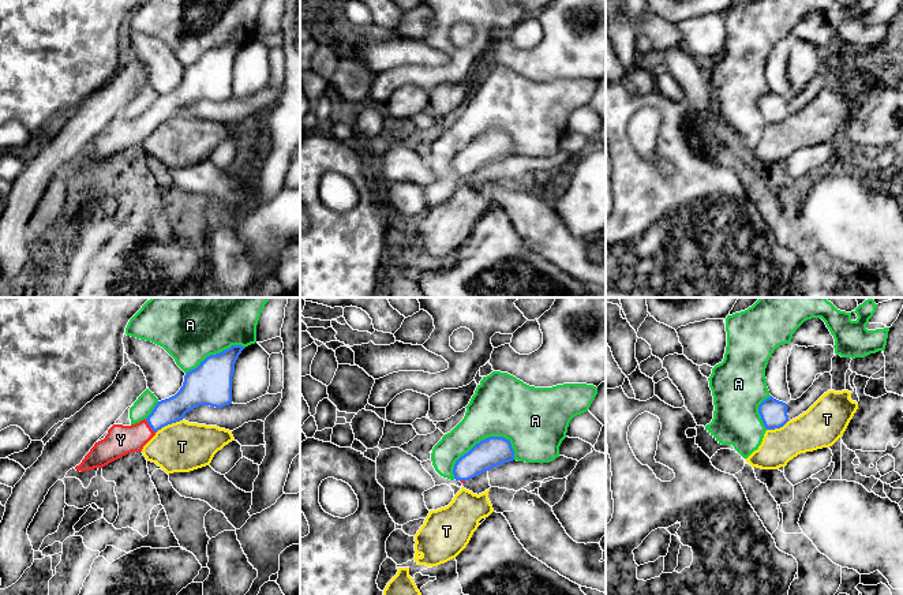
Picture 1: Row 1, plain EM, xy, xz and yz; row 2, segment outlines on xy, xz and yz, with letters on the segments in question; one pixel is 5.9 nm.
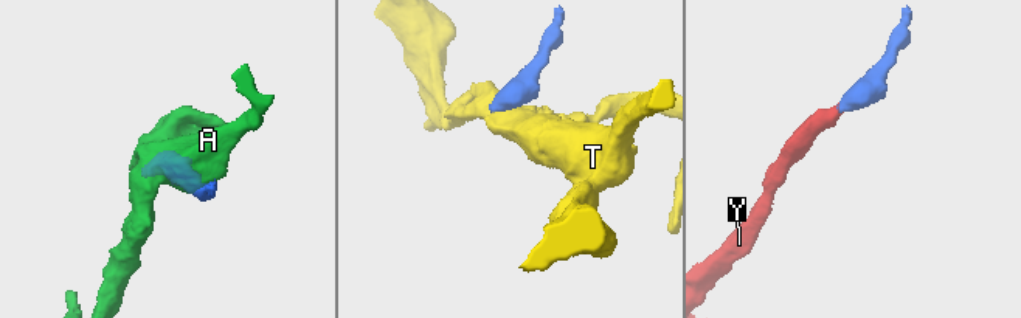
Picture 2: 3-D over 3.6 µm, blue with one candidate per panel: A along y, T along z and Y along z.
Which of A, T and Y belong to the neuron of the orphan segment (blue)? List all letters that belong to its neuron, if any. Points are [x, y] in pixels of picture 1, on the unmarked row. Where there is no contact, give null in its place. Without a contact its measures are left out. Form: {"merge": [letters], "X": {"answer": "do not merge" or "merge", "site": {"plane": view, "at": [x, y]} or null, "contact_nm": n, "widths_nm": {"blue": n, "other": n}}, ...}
{"merge": ["Y"], "A": {"answer": "do not merge", "site": {"plane": "xz", "at": [476, 138]}, "contact_nm": 400, "widths_nm": {"blue": 180, "other": 340}}, "T": {"answer": "do not merge", "site": {"plane": "xy", "at": [169, 118]}, "contact_nm": 170, "widths_nm": {"blue": 180, "other": 300}}, "Y": {"answer": "merge", "site": {"plane": "xy", "at": [149, 119]}, "contact_nm": 100, "widths_nm": {"blue": 150, "other": 180}}}

